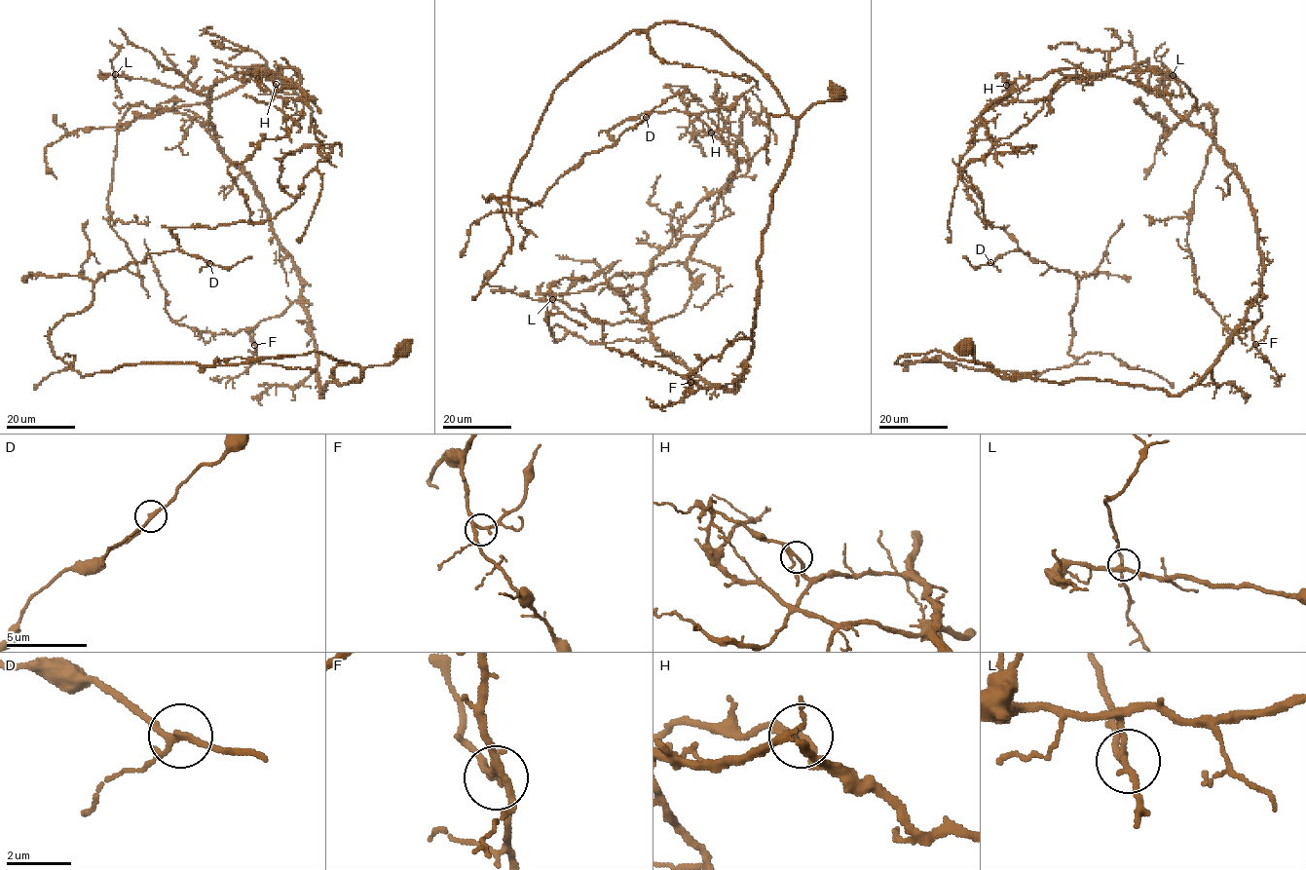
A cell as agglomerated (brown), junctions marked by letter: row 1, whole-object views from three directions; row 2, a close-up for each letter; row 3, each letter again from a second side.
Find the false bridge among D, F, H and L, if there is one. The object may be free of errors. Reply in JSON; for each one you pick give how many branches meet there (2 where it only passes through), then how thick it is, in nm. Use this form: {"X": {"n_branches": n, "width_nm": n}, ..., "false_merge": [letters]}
{"H": {"n_branches": 3, "width_nm": 180}, "false_merge": ["H"]}

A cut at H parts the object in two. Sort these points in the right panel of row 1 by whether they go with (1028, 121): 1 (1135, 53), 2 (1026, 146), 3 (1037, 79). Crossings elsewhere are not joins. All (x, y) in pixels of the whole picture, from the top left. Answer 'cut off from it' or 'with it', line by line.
1: cut off from it
2: cut off from it
3: with it

